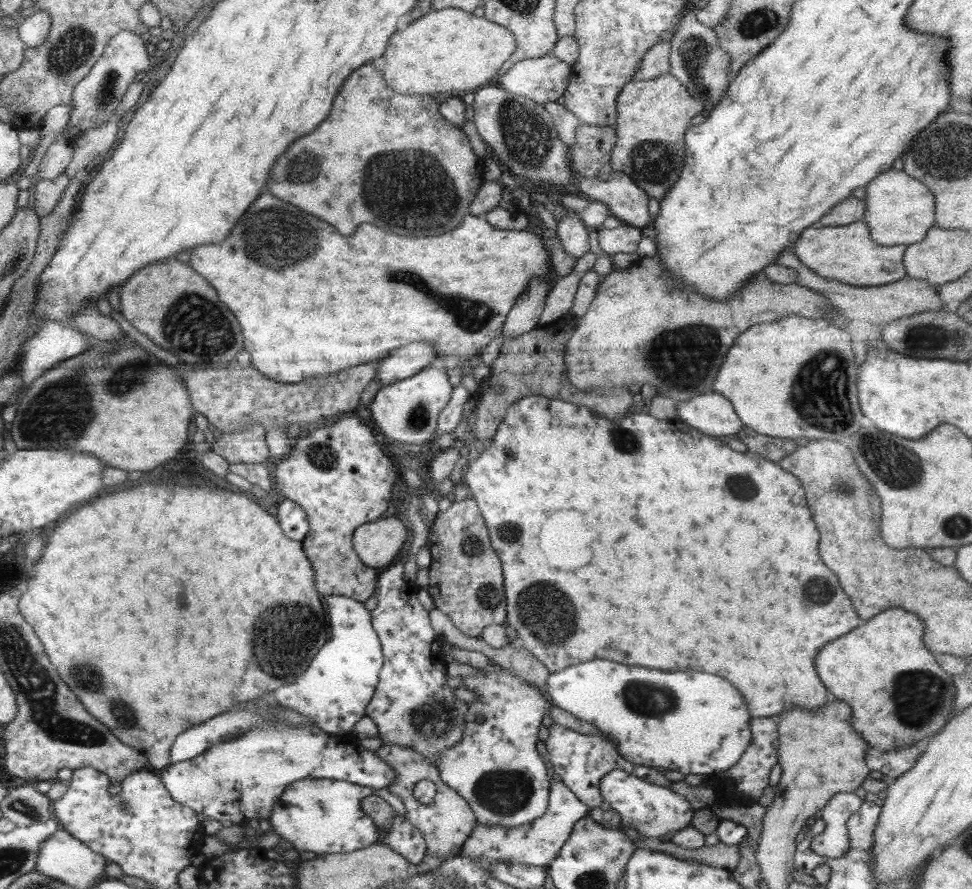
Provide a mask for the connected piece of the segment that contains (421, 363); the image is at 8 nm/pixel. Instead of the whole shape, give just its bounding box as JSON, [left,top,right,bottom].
[375,342,436,387]

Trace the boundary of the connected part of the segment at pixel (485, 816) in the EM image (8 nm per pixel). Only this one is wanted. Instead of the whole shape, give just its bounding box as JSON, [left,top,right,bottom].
[436,669,551,827]

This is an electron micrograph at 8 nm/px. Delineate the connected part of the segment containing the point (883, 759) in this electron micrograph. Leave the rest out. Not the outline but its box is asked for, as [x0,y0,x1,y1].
[864,743,924,780]

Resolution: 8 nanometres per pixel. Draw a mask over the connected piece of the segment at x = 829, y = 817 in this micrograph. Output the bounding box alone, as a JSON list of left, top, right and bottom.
[811,793,864,858]

